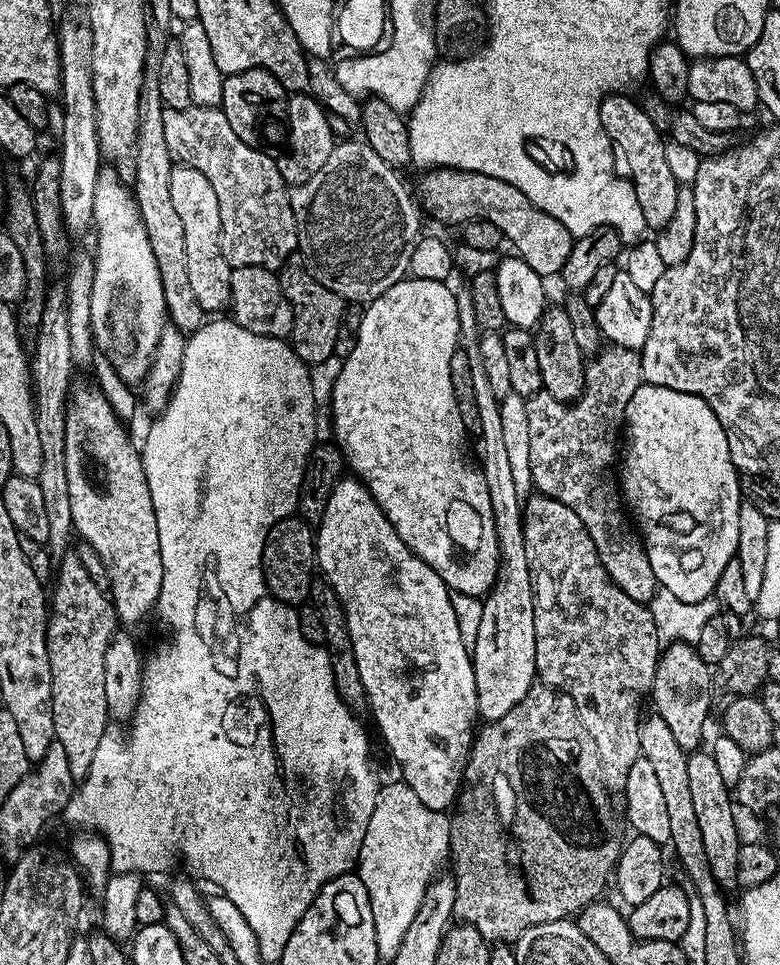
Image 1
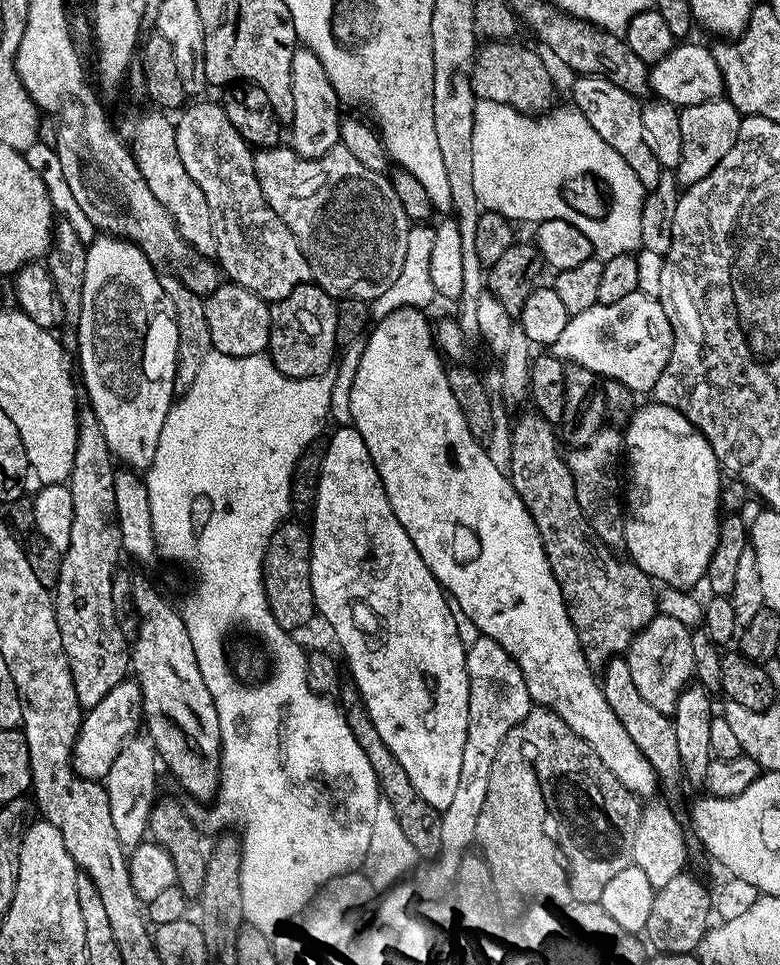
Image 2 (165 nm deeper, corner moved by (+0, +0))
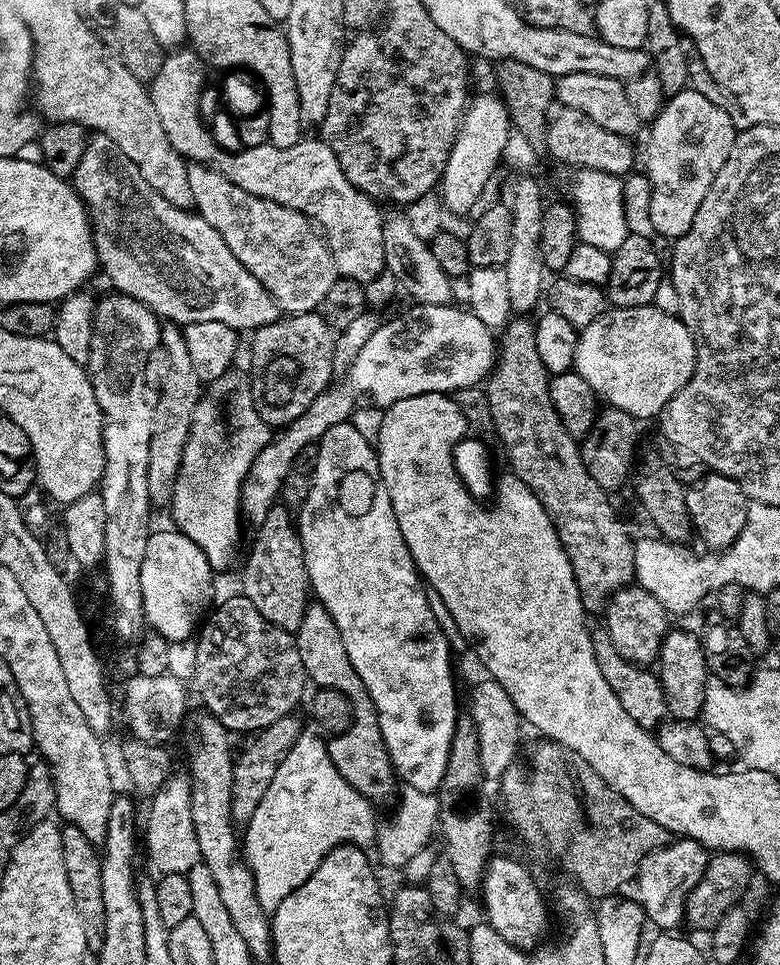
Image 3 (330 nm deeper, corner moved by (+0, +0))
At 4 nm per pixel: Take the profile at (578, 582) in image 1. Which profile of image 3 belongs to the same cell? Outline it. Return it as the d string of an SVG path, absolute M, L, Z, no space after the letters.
M528 318L509 320L499 333L495 367L486 380L490 413L496 427L498 443L500 442L505 454L508 455L508 464L512 467L509 468L511 475L526 482L526 486L536 495L538 502L542 502L546 514L556 528L558 538L566 550L566 558L570 558L570 566L574 570L578 594L582 598L585 613L599 613L615 592L633 583L636 575L636 546L633 537L628 537L623 522L616 517L615 510L608 505L609 493L602 486L598 486L594 478L590 478L580 457L579 443L568 433L566 426L562 426L558 410L554 410L554 402L550 402L550 374L546 366L542 366L542 358L538 358L538 346L534 346L535 333L535 323Z

